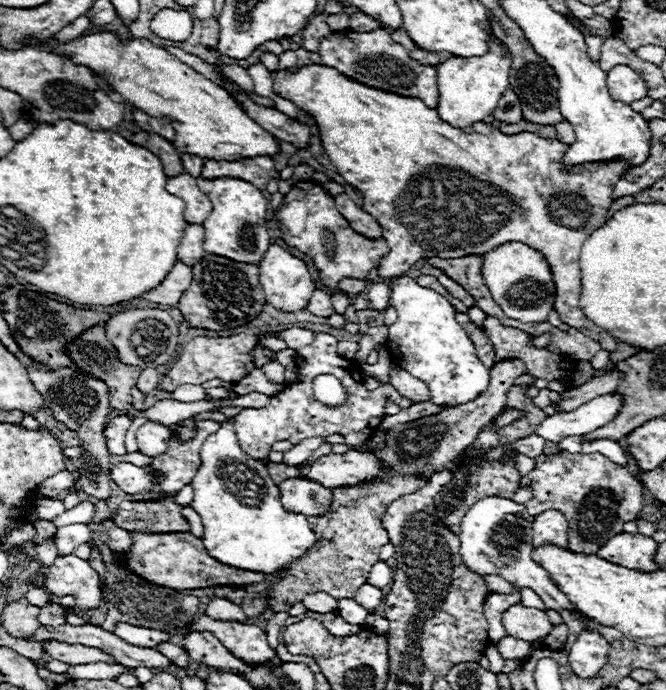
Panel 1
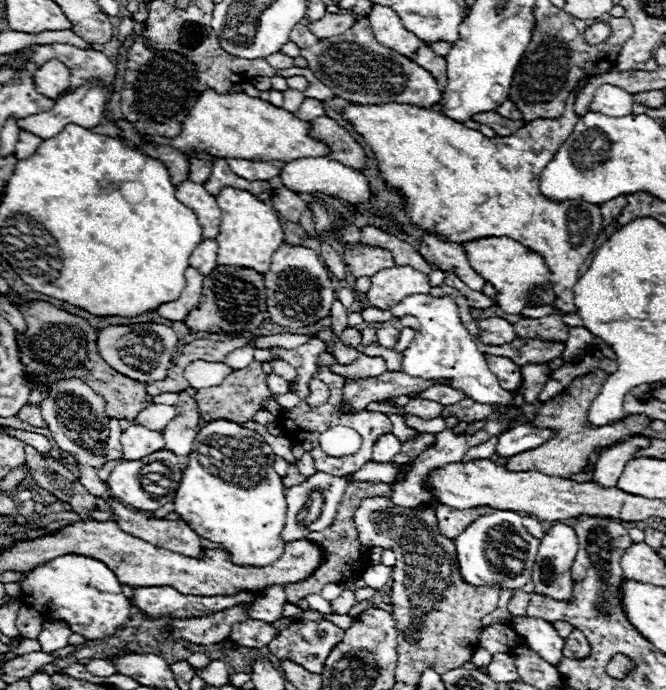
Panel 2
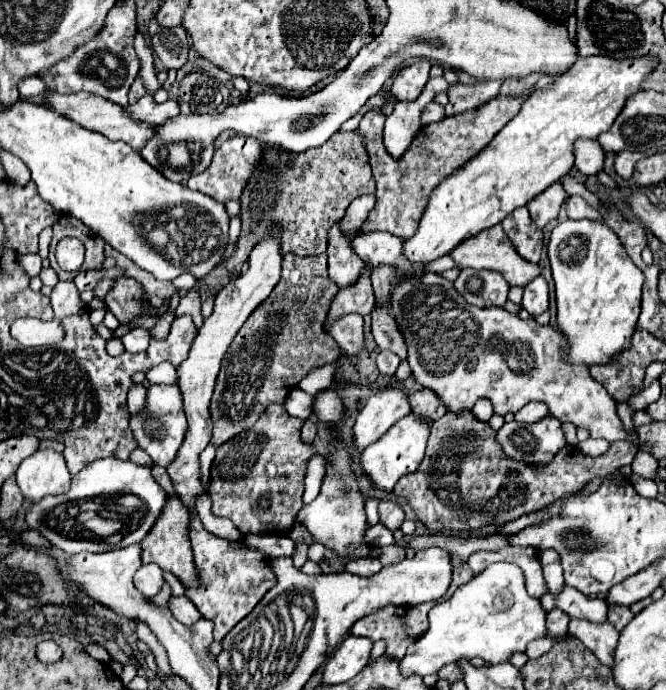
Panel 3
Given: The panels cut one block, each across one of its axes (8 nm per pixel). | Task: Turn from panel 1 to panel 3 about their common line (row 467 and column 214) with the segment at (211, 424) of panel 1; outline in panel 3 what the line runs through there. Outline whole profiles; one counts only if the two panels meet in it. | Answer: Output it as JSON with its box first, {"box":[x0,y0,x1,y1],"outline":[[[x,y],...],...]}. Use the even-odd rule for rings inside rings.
{"box":[188,136,262,204],"outline":[[[234,136],[234,138],[226,140],[220,148],[216,148],[212,164],[202,174],[192,176],[188,180],[188,188],[198,190],[222,204],[230,198],[240,200],[242,190],[246,188],[246,182],[250,182],[250,174],[254,174],[258,162],[260,162],[260,154],[262,154],[262,148],[260,148],[258,140],[246,138],[246,136]]]}

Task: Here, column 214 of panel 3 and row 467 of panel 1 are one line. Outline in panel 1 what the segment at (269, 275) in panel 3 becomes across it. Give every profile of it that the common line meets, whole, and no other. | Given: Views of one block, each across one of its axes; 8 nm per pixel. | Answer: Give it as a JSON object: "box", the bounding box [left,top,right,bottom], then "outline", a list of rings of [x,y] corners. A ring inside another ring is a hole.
{"box":[300,452,382,488],"outline":[[[346,452],[328,454],[314,464],[300,464],[300,476],[320,482],[326,488],[352,486],[364,480],[372,480],[380,474],[382,466],[370,452]]]}

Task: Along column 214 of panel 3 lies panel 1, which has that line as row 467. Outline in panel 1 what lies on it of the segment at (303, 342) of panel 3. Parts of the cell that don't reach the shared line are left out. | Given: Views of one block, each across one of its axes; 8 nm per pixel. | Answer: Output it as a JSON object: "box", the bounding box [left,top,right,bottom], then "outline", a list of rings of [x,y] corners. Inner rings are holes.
{"box":[270,362,524,610],"outline":[[[498,362],[490,370],[490,386],[476,400],[444,408],[434,416],[418,418],[414,422],[398,424],[384,436],[384,448],[376,450],[374,456],[390,466],[380,478],[362,482],[356,486],[342,486],[332,490],[332,504],[322,516],[310,516],[308,522],[318,534],[318,542],[298,560],[294,566],[274,576],[270,590],[270,610],[302,602],[304,594],[326,592],[334,598],[354,598],[358,588],[368,582],[370,568],[378,562],[378,552],[390,542],[388,532],[382,526],[382,516],[390,502],[400,496],[418,492],[424,488],[432,474],[444,470],[464,448],[468,448],[478,430],[488,424],[506,402],[506,392],[514,386],[514,380],[524,374],[522,362]]]}

